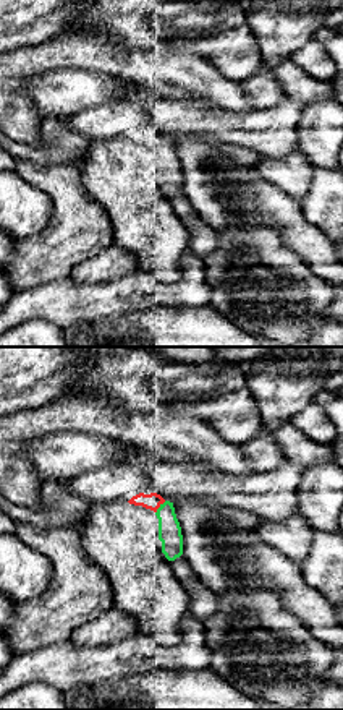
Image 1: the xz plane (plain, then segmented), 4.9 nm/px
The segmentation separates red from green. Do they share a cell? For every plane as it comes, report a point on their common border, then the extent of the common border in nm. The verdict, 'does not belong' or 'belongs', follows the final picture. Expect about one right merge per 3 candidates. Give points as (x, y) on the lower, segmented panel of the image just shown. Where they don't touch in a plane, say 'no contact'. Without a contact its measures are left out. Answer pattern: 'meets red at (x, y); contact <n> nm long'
meets red at (159, 506); contact 80 nm long

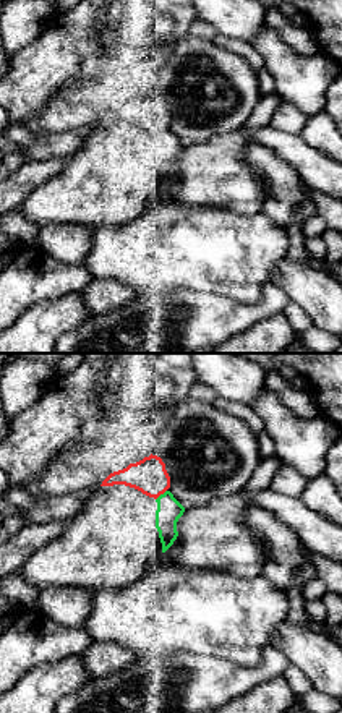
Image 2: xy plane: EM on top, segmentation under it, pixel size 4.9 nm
meets red at (161, 493); contact 80 nm long

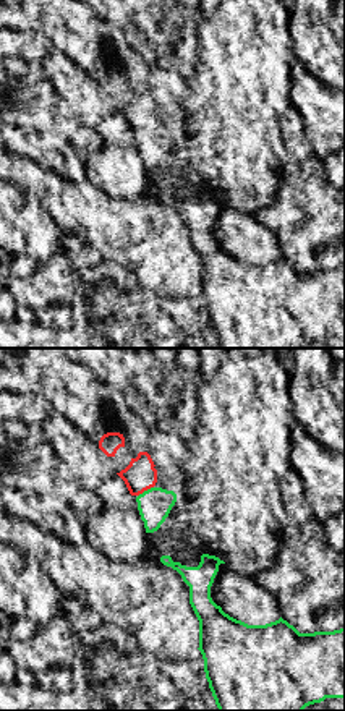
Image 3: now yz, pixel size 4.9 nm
meets red at (144, 489); contact 90 nm long

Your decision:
belongs

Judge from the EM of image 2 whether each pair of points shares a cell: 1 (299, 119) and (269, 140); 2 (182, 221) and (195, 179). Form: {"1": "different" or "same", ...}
{"1": "different", "2": "different"}

